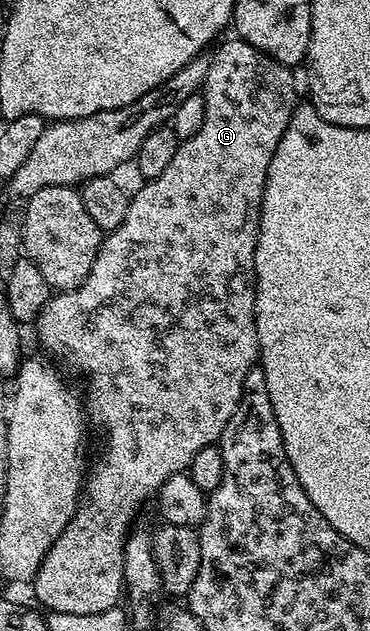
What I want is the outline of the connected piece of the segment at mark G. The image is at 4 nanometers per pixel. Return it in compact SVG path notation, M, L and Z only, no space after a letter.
M223 40L213 50L210 57L208 79L201 91L206 110L204 124L201 125L200 131L196 131L196 135L185 138L179 144L176 156L168 162L168 168L161 175L149 178L138 190L133 190L128 215L124 215L124 223L120 223L120 227L116 227L111 233L103 236L98 258L96 263L92 263L92 271L88 279L84 279L84 283L80 283L80 287L75 289L55 292L49 303L40 311L36 322L38 341L51 353L49 356L63 357L76 372L86 376L84 401L88 406L89 416L93 420L95 417L106 432L106 442L102 445L102 458L99 459L98 465L91 464L85 474L84 492L81 494L78 509L74 512L74 518L68 523L68 527L64 527L64 531L60 531L56 543L52 543L48 555L40 563L38 574L34 576L32 582L34 593L38 596L39 603L43 605L41 608L52 613L96 615L115 608L121 602L118 600L123 600L126 584L124 575L126 539L135 524L133 523L134 516L141 511L142 504L149 497L151 500L157 494L164 479L168 479L168 475L187 472L192 459L196 459L196 451L200 451L200 447L215 444L221 438L228 419L232 419L232 411L236 411L240 403L244 375L248 375L248 371L255 368L260 357L256 335L256 291L254 290L254 252L260 227L260 211L270 160L272 155L276 155L276 147L288 127L288 119L292 119L294 106L299 97L297 91L294 90L294 77L290 74L293 73L291 66L282 65L246 41L233 40L226 42Z

